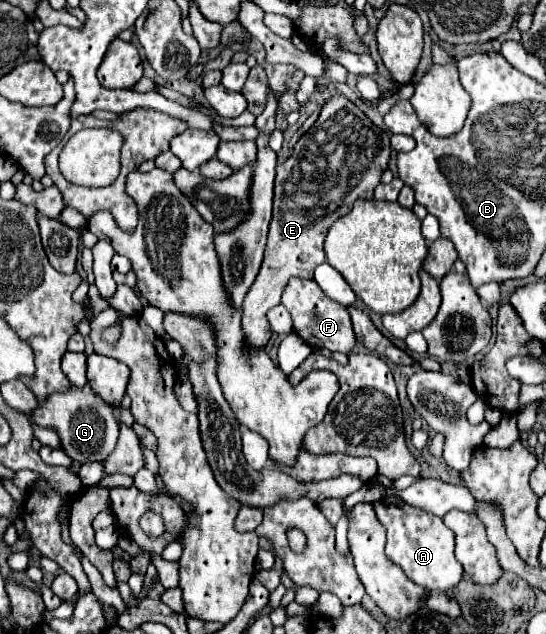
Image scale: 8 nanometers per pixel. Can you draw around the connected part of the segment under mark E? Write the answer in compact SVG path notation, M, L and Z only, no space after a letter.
M336 94L326 100L318 122L298 140L292 156L284 162L278 164L276 168L276 186L274 186L274 216L270 222L270 232L268 232L268 244L262 260L262 268L250 288L250 292L244 298L242 310L242 328L252 346L264 346L270 336L272 328L268 326L266 312L274 306L280 304L280 296L288 284L290 278L314 278L314 268L326 260L324 256L324 238L328 228L348 214L358 198L364 200L374 200L374 188L380 184L380 174L388 168L390 160L390 136L388 132L380 130L374 126L368 116L352 104L344 94Z

